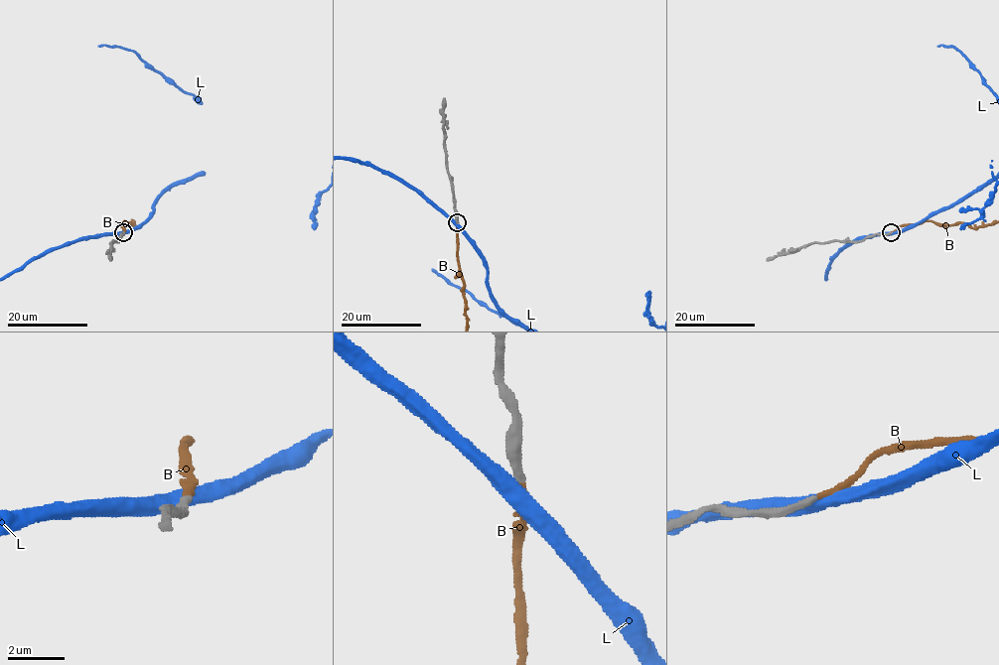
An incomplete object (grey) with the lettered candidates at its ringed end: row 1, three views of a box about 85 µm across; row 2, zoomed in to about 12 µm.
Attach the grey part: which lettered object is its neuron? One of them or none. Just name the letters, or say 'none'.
B

